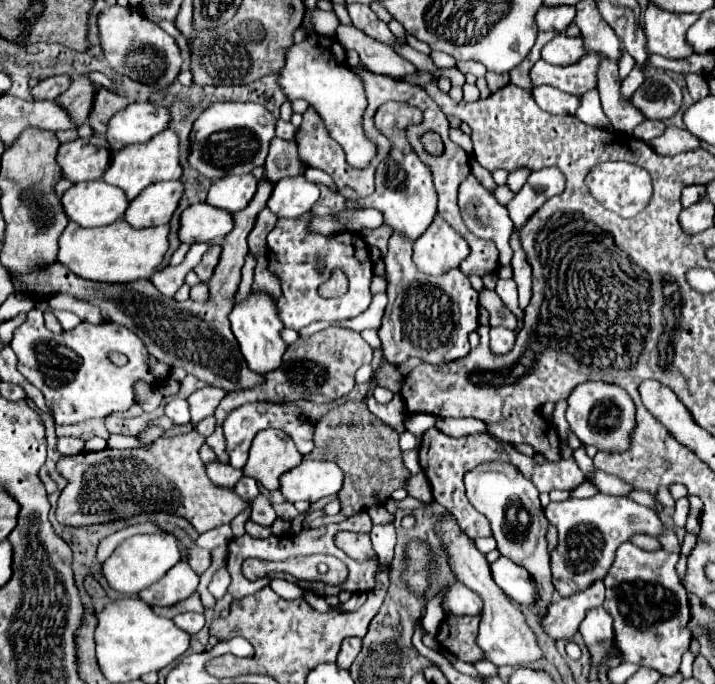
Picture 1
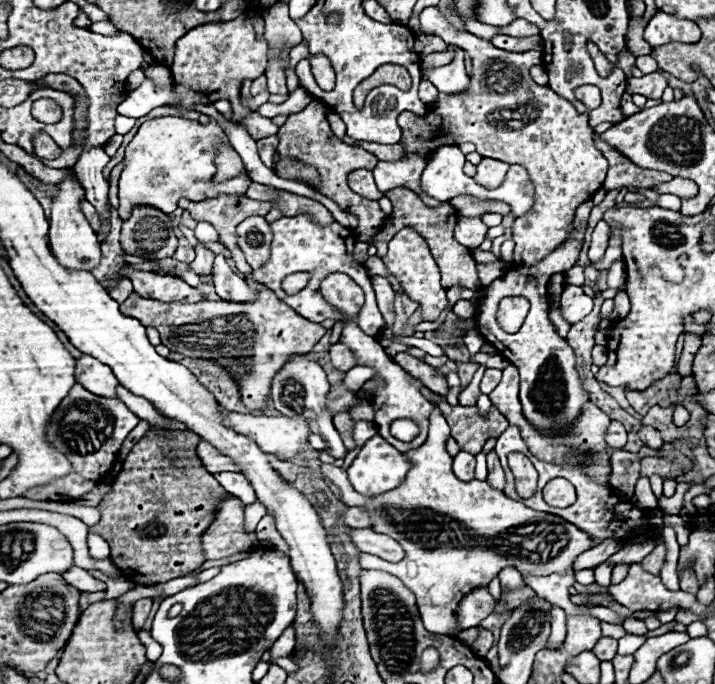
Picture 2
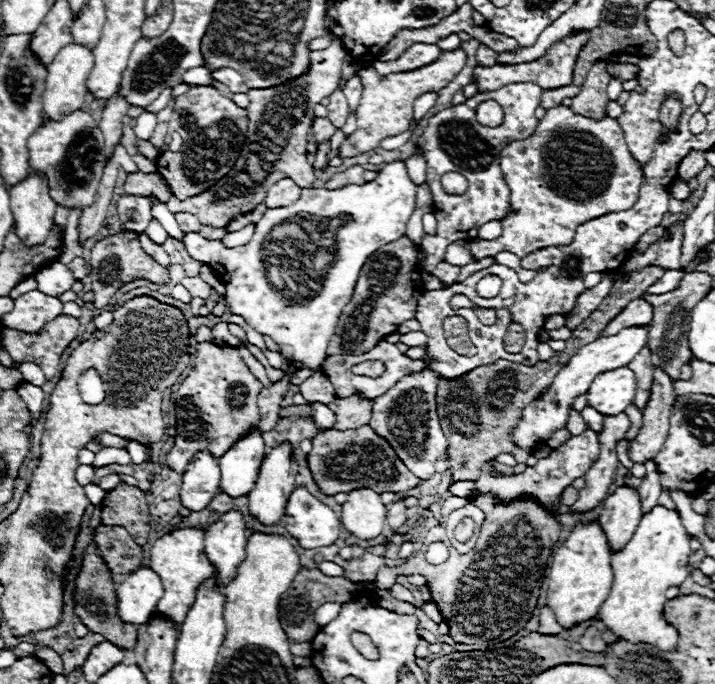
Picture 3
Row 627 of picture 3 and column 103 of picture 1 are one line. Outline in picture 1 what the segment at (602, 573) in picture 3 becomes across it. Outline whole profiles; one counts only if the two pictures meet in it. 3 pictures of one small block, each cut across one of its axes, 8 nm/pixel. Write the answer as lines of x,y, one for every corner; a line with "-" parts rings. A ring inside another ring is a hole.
138,534
126,538
112,556
102,564
102,574
108,580
108,586
120,594
138,594
140,590
158,582
176,562
180,560
180,552
172,534

